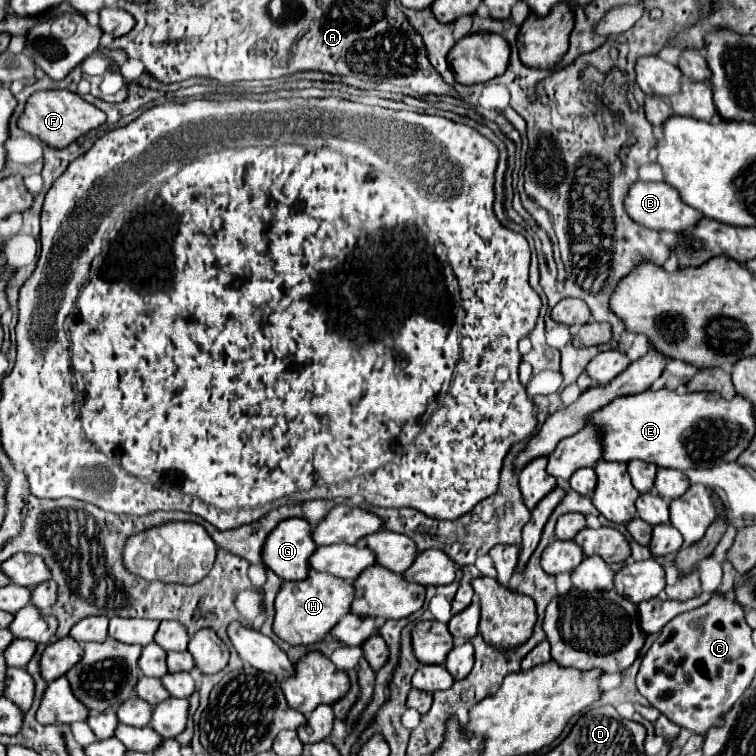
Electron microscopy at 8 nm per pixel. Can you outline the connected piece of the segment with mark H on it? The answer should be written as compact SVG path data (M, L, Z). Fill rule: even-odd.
M312 570L306 580L284 582L276 596L274 632L290 646L310 646L324 640L332 628L350 612L354 600L354 586L348 580L328 576L326 572Z

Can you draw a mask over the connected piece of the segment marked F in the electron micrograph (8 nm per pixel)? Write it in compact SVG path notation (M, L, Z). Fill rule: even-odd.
M40 90L28 98L26 108L18 118L18 128L40 138L44 144L52 148L64 148L76 142L82 134L102 126L104 122L106 122L104 112L82 100L78 94L70 90Z

